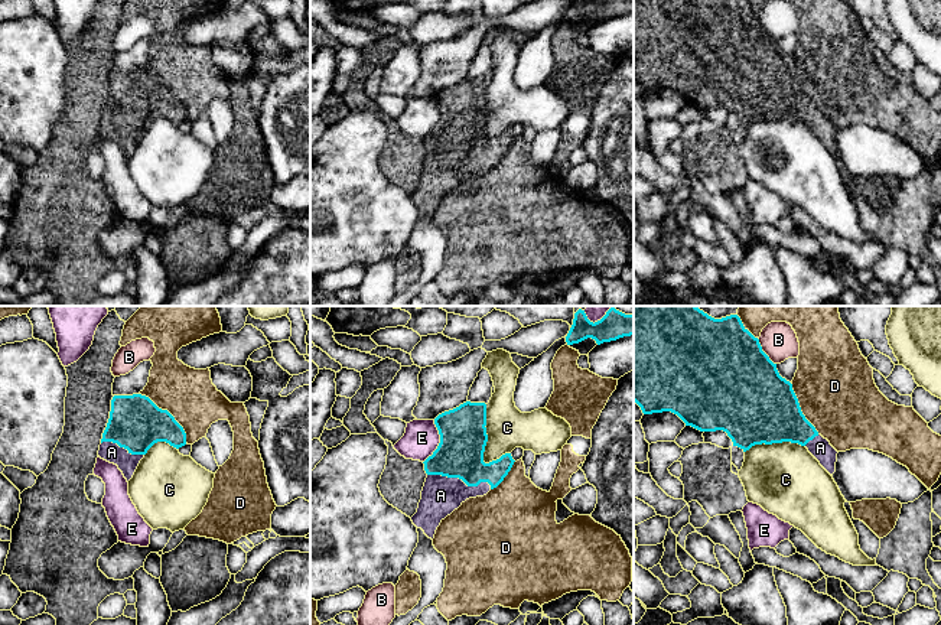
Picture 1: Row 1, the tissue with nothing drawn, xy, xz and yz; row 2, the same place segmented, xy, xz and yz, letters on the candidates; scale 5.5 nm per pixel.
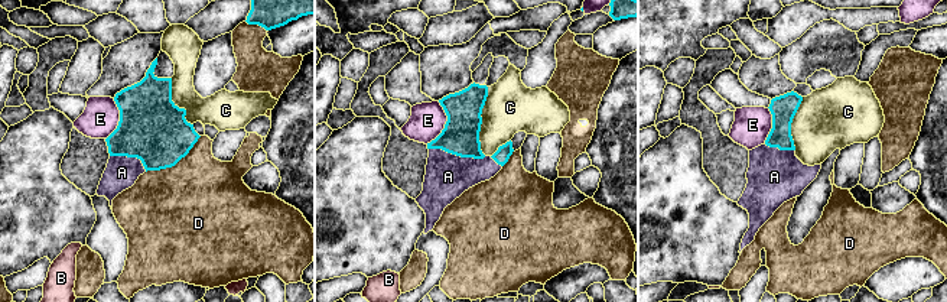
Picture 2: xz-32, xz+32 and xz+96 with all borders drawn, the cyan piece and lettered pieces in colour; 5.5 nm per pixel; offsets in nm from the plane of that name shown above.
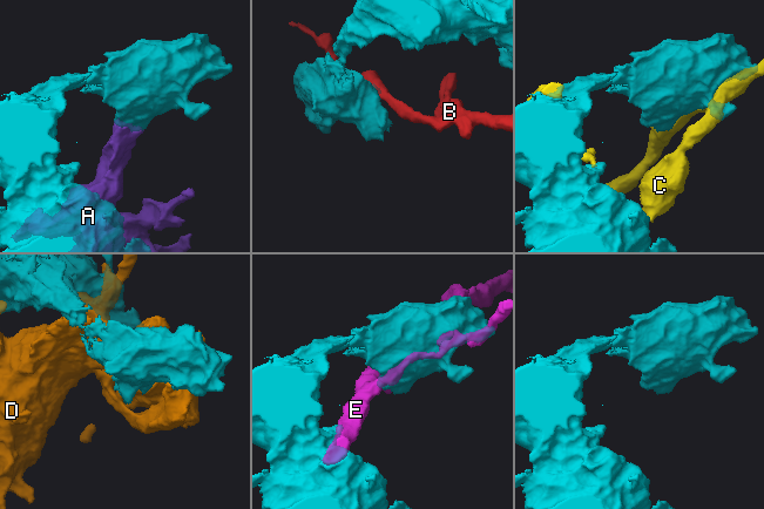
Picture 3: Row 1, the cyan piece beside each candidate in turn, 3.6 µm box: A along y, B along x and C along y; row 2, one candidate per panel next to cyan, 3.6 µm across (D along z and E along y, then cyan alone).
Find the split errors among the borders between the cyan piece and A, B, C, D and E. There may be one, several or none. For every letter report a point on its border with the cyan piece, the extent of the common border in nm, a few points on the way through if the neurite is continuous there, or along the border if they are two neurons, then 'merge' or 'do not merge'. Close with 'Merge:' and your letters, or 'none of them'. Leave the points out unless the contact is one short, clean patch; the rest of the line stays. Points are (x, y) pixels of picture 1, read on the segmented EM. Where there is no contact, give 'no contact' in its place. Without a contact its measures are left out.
A: meets cyan in xz at (461, 478); contact 360 nm long; merge
B: meets cyan in yz at (762, 351); contact 190 nm long; do not merge
C: meets cyan in xz at (487, 435); contact 340 nm long; do not merge
D: meets cyan in xy at (169, 413); contact 380 nm long; do not merge
E: meets cyan in xz at (440, 442); contact 240 nm long; do not merge
Merge: A

